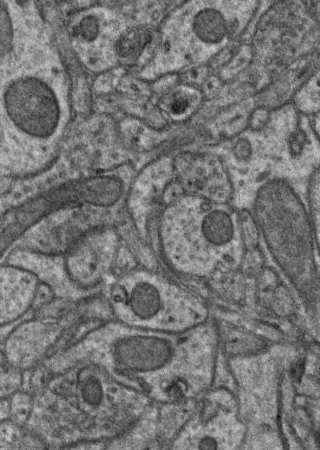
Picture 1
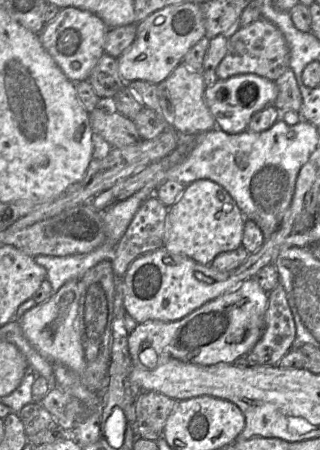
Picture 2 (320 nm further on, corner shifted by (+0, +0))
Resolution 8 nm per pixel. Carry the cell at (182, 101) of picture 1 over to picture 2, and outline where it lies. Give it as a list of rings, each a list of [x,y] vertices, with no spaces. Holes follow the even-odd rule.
[[[239,74],[225,80],[217,79],[214,85],[206,87],[204,91],[205,103],[215,119],[216,127],[228,134],[246,131],[251,117],[268,106],[274,106],[277,95],[278,88],[275,81],[256,74]]]

